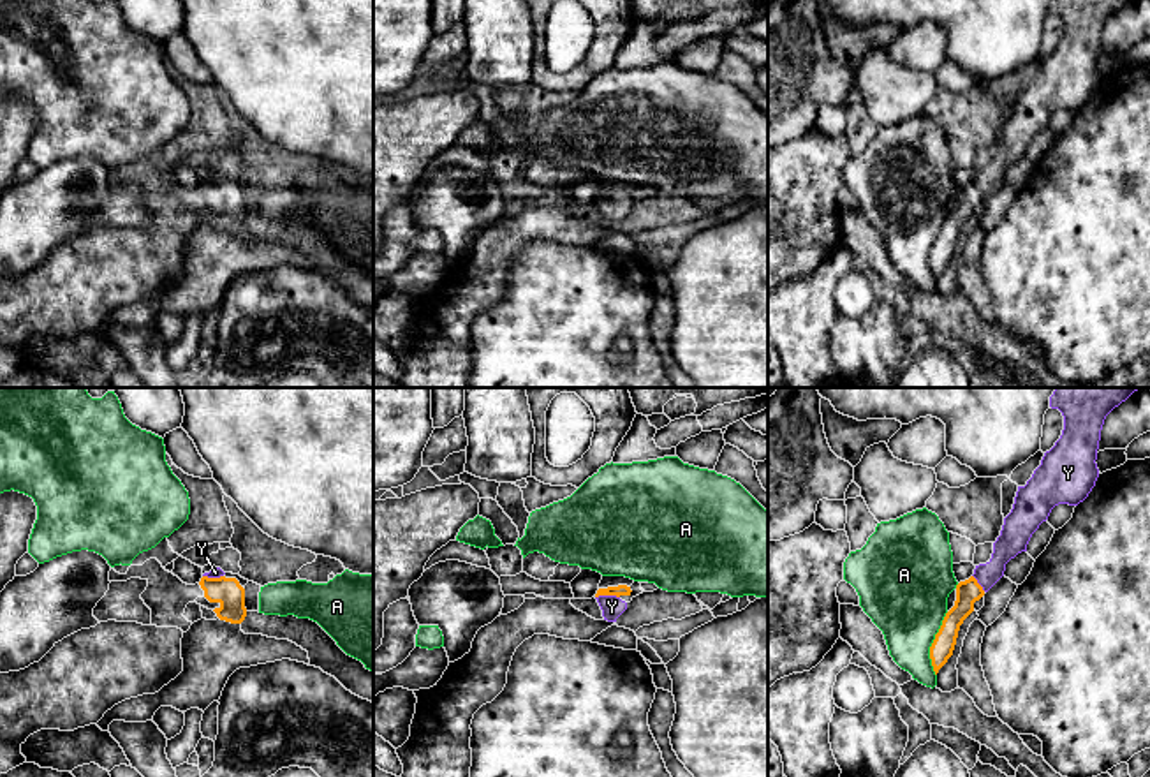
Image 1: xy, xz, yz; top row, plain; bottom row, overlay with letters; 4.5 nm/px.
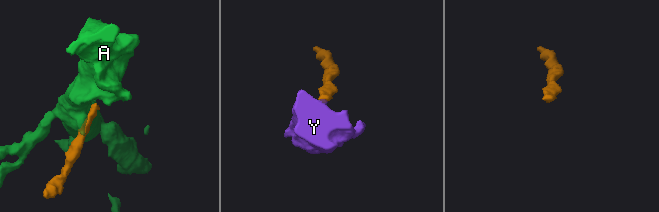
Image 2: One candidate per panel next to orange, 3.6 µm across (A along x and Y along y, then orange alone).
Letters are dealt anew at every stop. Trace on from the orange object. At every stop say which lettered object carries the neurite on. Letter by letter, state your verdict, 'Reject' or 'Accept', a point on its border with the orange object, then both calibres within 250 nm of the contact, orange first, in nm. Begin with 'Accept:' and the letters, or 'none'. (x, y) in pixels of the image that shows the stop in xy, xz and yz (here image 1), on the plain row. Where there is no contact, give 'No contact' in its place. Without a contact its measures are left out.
Accept: Y
A: Reject. Touches orange at yz (932, 249). Thickness 100 nm (orange) against 380 nm
Y: Accept. Touches orange at xz (606, 199). Thickness 50 nm (orange) against 100 nm

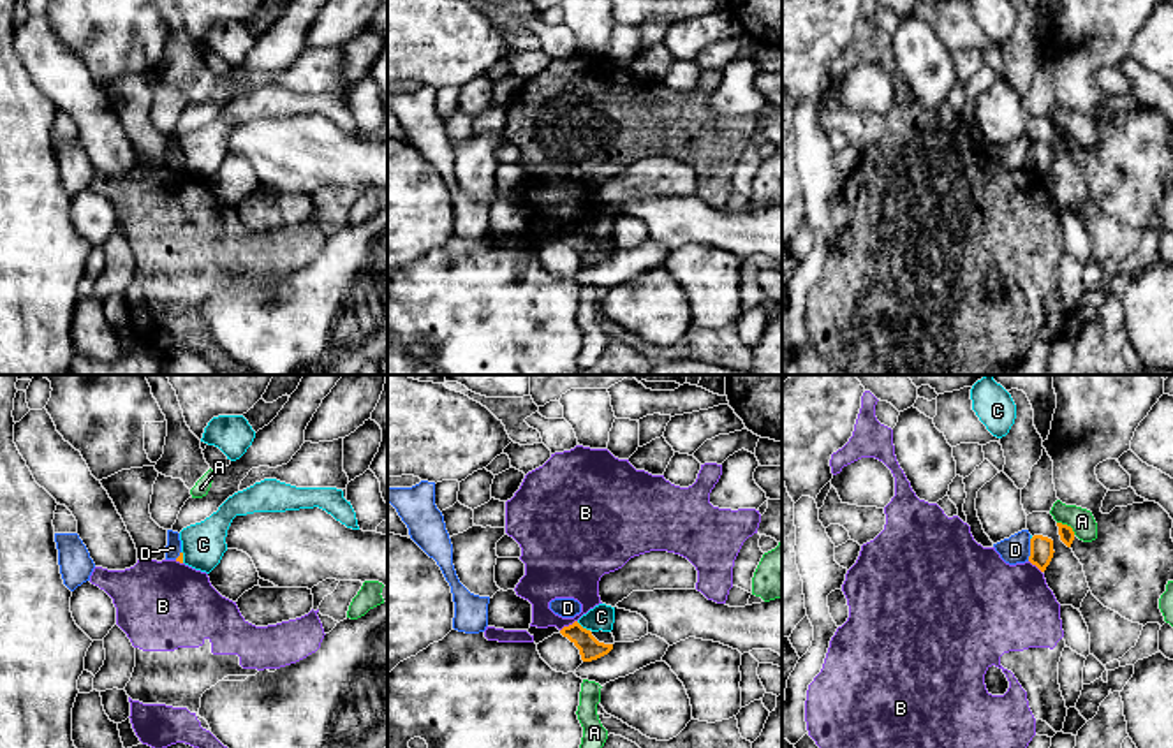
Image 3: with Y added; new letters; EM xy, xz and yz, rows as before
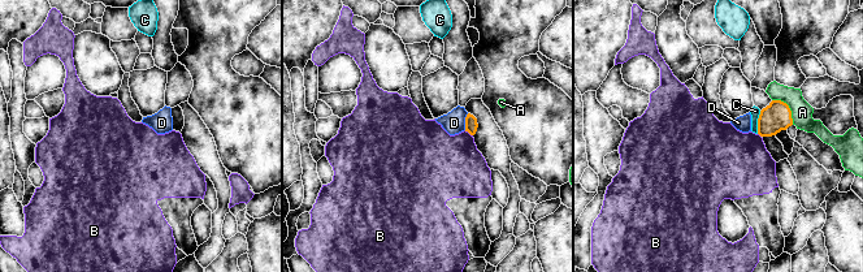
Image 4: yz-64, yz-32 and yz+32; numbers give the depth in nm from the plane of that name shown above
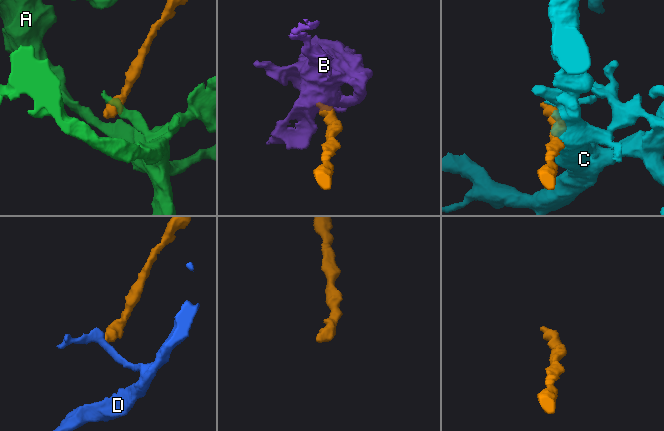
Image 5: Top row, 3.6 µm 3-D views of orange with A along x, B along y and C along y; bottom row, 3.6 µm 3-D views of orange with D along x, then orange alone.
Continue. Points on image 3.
Accept: none
A: Reject. Touches orange at yz (1068, 132). Thickness 70 nm (orange) against 120 nm
B: Reject. Touches orange at xz (569, 231). Thickness 100 nm (orange) against 260 nm
C: Reject. Touches orange at xz (582, 233). Thickness 100 nm (orange) against 110 nm
D: Reject. Touches orange at yz (1031, 155). Thickness 110 nm (orange) against 130 nm

